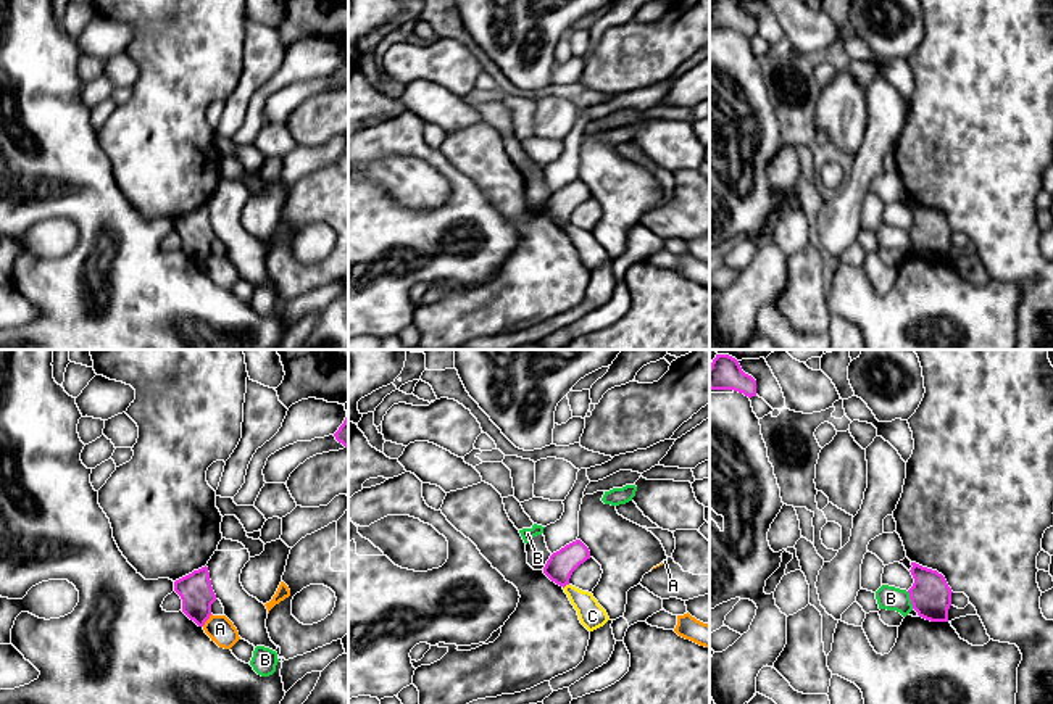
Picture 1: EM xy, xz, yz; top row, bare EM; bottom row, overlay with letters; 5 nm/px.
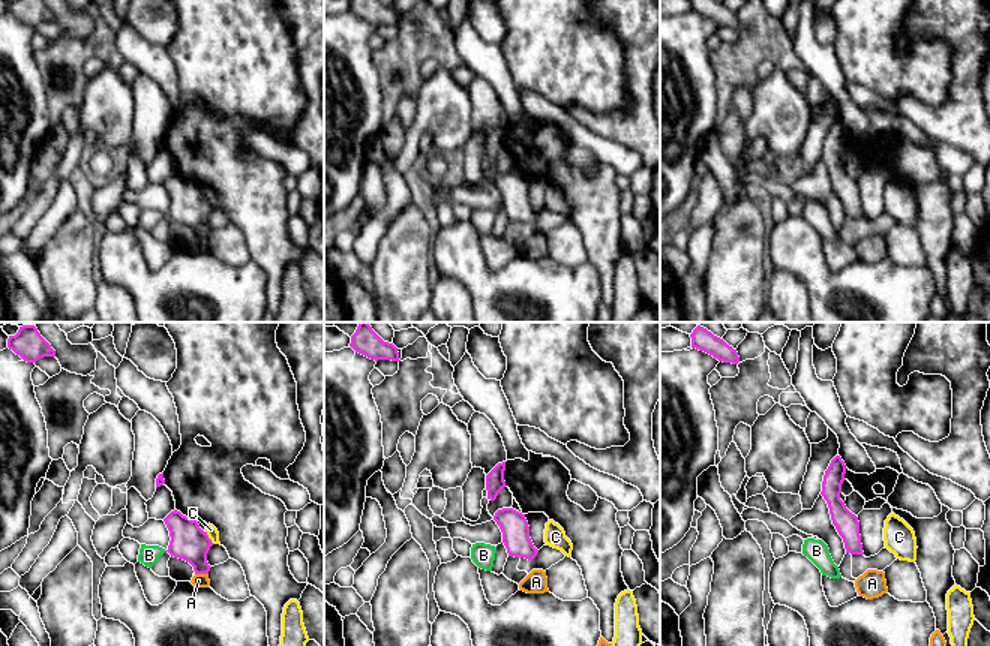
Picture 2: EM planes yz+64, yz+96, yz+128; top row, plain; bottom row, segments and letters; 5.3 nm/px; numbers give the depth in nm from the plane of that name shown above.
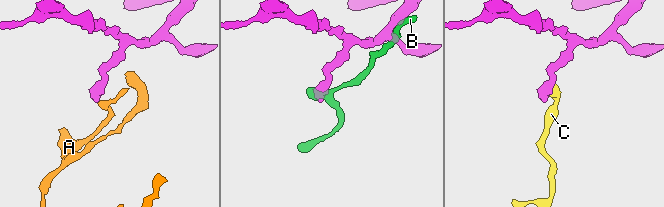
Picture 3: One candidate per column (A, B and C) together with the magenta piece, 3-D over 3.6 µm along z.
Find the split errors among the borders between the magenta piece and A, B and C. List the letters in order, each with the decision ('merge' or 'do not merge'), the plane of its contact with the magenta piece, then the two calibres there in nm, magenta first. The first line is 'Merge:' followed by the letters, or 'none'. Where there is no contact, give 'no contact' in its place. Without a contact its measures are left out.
Merge: none
A: do not merge | xy | 170/140 nm
B: do not merge | yz | 200/120 nm
C: do not merge | xz | 140/140 nm

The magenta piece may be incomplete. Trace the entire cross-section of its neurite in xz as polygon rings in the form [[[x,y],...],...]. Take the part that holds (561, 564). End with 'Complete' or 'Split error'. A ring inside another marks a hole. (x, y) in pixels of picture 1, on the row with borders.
[[[576,540],[550,556],[543,574],[564,588],[569,585],[572,572],[587,559],[590,559],[589,548],[581,540]]]. Complete

